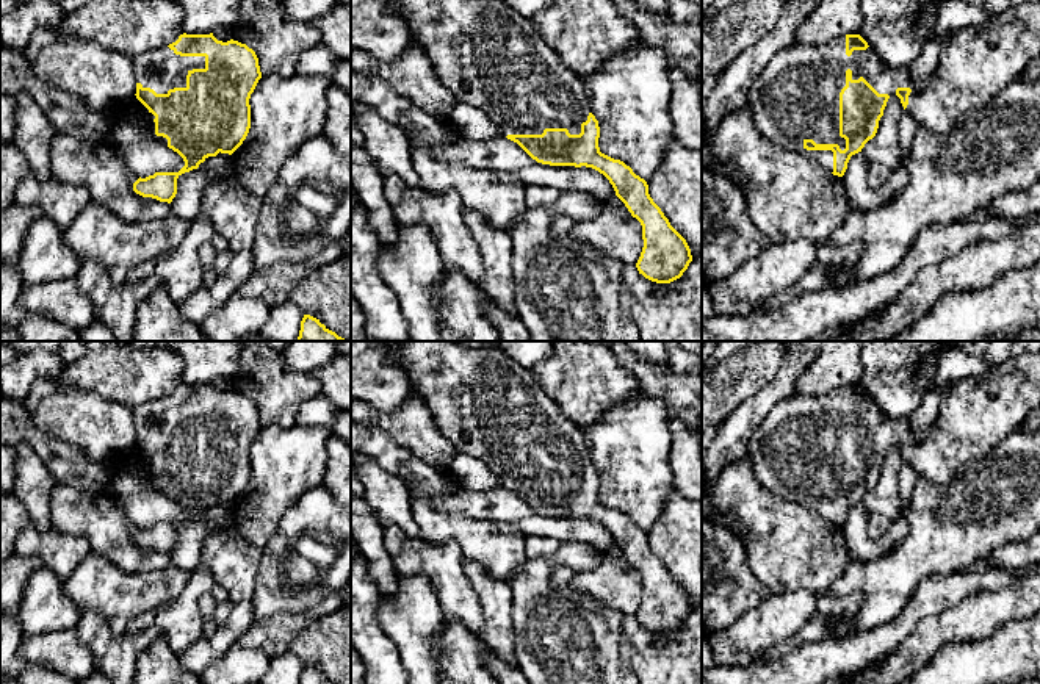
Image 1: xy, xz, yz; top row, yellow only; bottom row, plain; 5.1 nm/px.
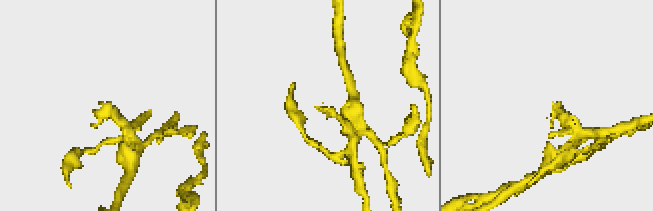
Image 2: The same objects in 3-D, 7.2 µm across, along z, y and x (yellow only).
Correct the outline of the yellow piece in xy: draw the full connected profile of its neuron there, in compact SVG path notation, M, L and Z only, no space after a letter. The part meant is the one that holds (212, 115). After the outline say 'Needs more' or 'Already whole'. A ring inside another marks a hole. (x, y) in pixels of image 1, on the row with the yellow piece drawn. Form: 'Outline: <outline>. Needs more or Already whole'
Outline: M180 34L168 47L133 58L136 99L149 110L158 141L177 152L185 166L179 172L155 172L133 183L133 191L171 203L177 194L177 178L197 169L208 157L232 155L251 128L249 99L262 78L258 58L238 41L218 41L210 34Z. Needs more

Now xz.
Outline: M401 0L412 38L429 56L440 83L457 103L486 111L503 136L517 142L533 160L550 166L592 167L612 185L616 196L642 225L644 247L636 263L639 274L656 283L670 283L683 275L692 261L686 239L670 225L648 194L648 185L630 166L600 152L598 121L592 114L584 77L570 70L559 55L540 38L534 22L503 0Z. Needs more

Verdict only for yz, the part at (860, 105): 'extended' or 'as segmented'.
extended

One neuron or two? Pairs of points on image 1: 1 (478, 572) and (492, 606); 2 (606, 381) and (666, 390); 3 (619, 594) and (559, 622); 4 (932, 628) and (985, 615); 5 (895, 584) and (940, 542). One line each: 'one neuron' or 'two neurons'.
1: one neuron
2: two neurons
3: two neurons
4: one neuron
5: one neuron

